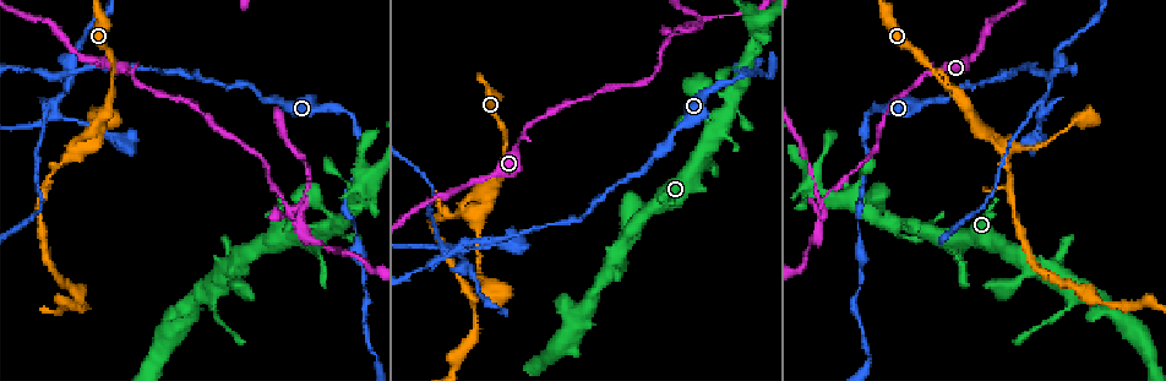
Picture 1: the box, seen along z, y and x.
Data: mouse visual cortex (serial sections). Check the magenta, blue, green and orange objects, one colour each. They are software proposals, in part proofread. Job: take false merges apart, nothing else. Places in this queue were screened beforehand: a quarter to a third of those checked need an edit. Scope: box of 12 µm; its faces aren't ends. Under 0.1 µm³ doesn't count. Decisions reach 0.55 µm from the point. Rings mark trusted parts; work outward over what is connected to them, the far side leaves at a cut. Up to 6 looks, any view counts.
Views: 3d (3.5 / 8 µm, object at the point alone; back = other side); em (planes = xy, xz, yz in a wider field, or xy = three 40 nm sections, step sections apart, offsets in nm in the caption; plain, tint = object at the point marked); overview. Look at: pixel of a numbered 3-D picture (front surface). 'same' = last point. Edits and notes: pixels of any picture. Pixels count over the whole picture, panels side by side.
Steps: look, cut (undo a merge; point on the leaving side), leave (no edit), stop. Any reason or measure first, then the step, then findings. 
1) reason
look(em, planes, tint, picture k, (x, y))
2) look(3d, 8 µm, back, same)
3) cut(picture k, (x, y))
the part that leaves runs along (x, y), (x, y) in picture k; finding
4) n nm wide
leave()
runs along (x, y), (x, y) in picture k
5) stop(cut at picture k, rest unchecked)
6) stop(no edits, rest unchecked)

narrows sharply
look(3d, 3.5 µm, picture 1, (734, 70))

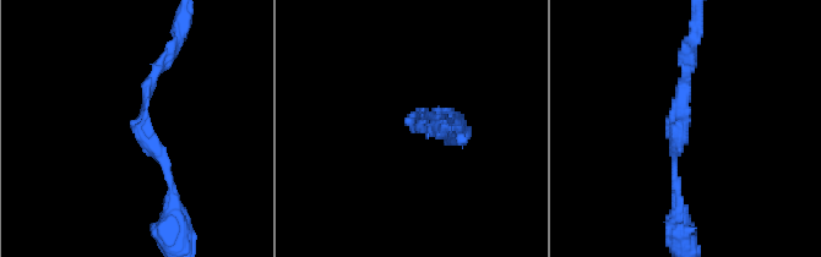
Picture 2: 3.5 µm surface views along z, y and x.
need the tissue
look(em, xy, step 2, tint, picture 2, (418, 126))

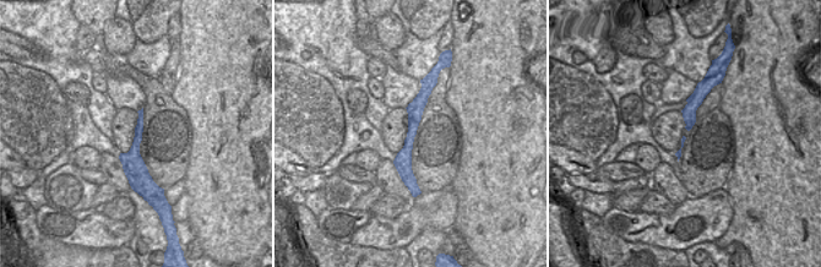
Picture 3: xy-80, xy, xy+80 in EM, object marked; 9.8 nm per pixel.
leave()
runs along (695, 38), (677, 121), (677, 181) in picture 2; continuous, no second cell

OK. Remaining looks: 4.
sharp bend
look(3d, 3.5 µm, picture 1, (683, 27))

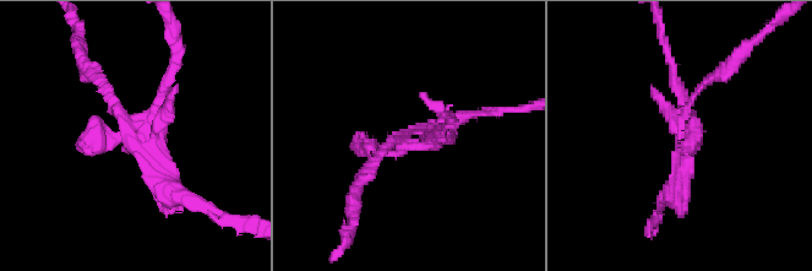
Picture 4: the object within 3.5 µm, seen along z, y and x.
look(em, xy, step 2, tint, picture 4, (403, 142))

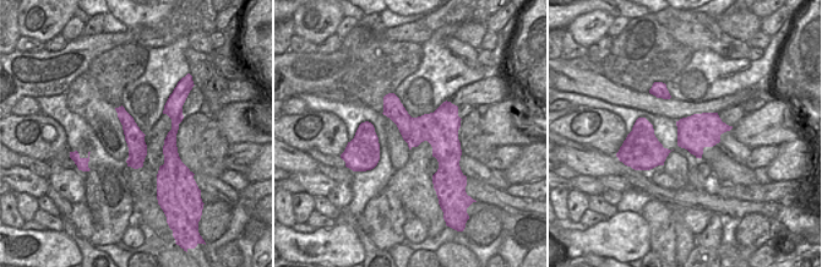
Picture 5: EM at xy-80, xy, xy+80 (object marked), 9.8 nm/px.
look(em, xy, step 3, tint, same)

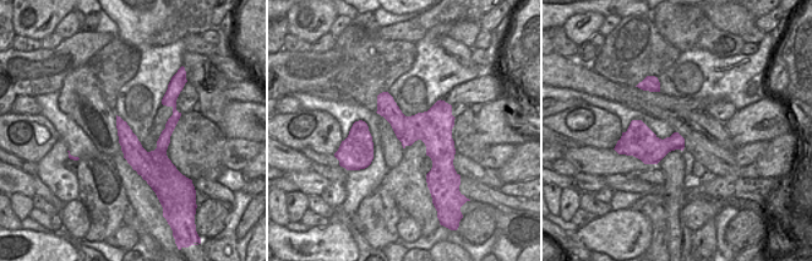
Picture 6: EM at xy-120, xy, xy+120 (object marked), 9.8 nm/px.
cut(picture 4, (695, 137))
a second cell is stuck on

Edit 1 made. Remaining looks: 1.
stop(cut at picture 4, rest unchecked)

